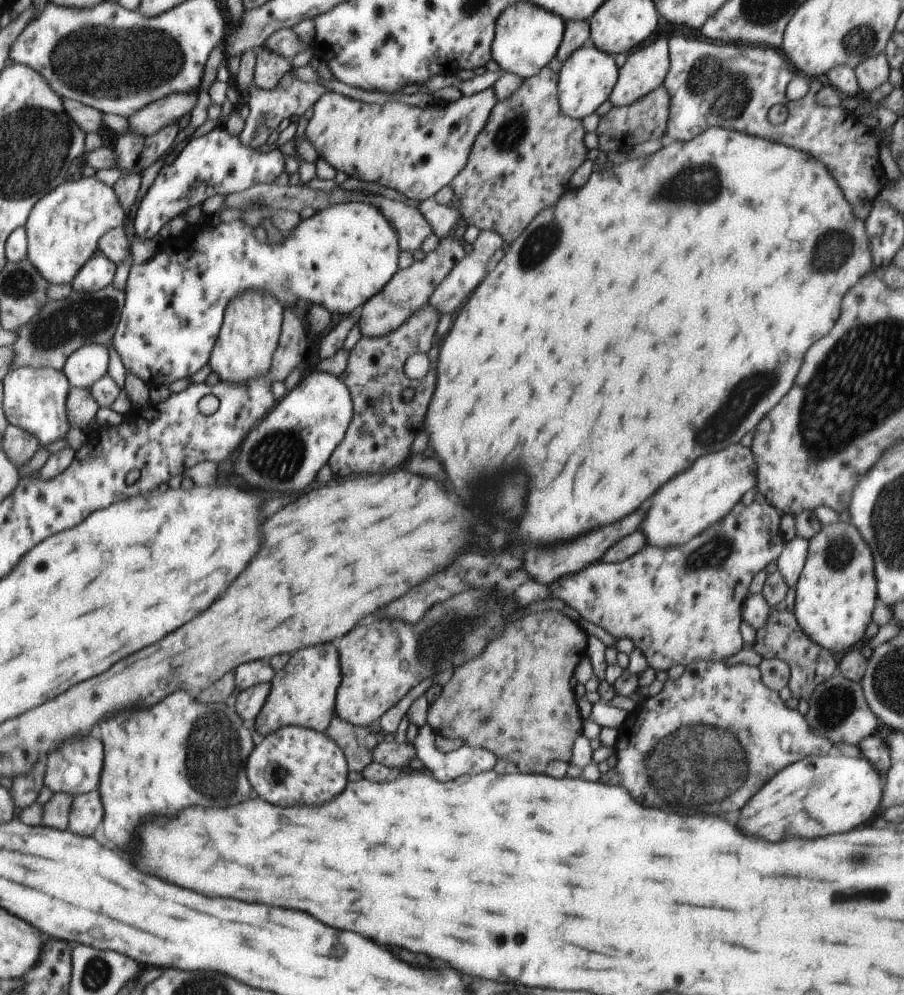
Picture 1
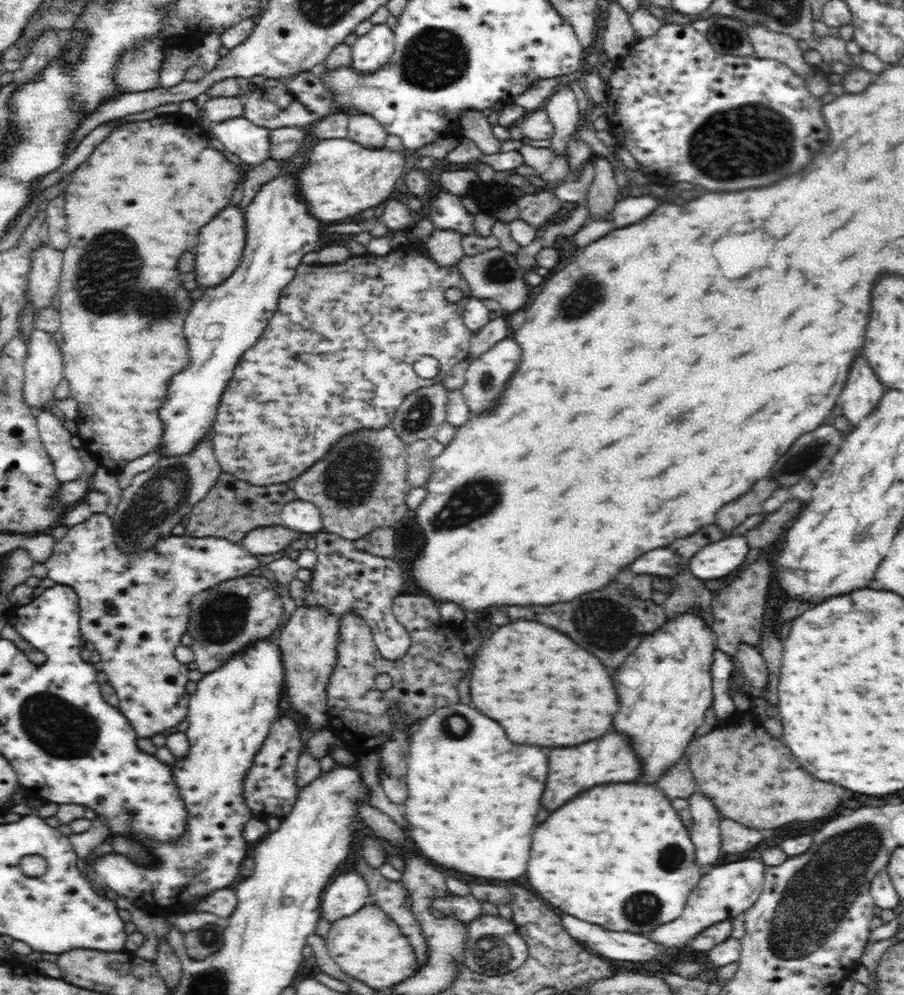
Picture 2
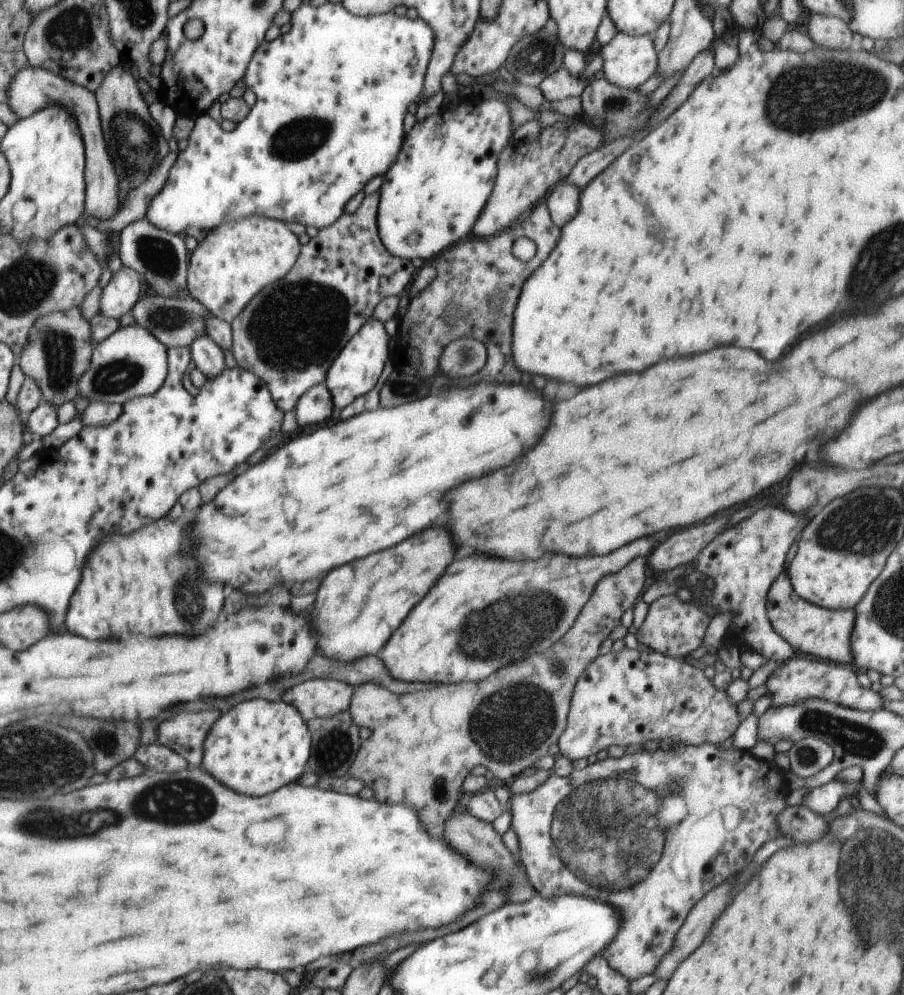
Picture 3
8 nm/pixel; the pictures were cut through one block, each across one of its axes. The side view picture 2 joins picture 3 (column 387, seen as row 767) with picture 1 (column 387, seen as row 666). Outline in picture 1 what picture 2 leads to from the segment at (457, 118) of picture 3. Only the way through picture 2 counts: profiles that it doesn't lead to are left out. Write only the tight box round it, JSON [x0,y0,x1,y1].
[111,201,401,386]

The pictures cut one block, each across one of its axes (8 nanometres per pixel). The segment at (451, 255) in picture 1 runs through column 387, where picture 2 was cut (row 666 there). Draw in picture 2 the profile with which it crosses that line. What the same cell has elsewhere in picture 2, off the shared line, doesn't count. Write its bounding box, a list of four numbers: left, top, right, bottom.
[278,605,341,731]

